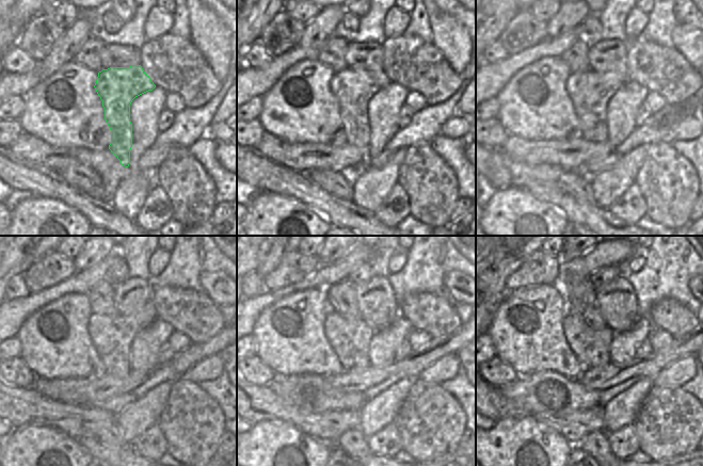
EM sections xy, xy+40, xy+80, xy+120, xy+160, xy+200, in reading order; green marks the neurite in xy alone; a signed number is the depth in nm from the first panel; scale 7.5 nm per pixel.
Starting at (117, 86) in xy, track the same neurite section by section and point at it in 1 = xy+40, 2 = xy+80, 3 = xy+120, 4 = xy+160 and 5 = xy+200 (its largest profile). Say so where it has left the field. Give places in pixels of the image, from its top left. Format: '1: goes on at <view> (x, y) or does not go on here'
1: goes on at xy+40 (353, 89)
2: goes on at xy+80 (589, 92)
3: goes on at xy+120 (111, 336)
4: goes on at xy+160 (350, 339)
5: goes on at xy+200 (592, 346)

